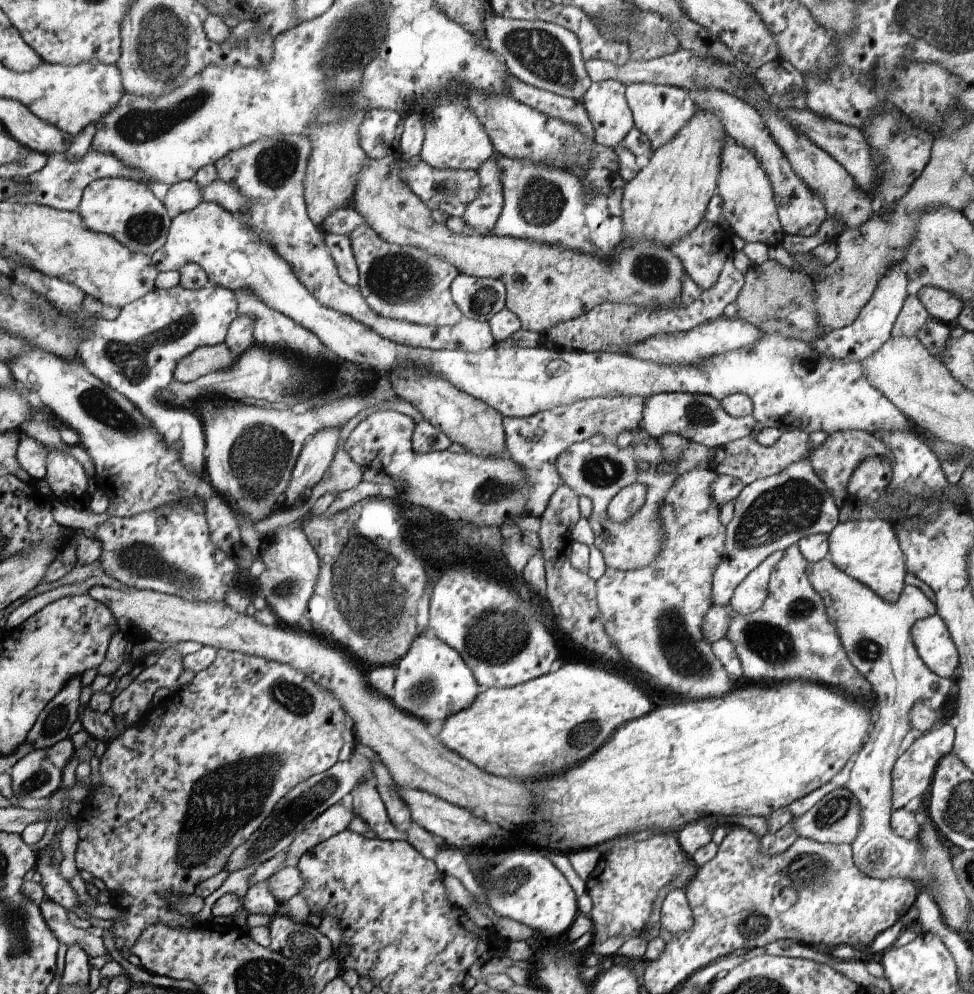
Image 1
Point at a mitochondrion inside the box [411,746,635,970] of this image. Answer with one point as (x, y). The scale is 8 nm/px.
(512, 880)

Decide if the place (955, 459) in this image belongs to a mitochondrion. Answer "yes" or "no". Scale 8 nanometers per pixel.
yes

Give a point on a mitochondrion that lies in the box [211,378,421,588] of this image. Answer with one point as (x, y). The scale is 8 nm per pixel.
(260, 438)

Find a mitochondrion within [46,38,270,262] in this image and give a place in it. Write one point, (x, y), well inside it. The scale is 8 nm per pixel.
(139, 127)

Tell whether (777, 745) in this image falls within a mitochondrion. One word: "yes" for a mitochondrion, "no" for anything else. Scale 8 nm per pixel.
no

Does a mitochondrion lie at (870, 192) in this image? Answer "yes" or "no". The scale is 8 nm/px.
no

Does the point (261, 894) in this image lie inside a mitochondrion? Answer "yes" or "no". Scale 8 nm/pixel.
no

